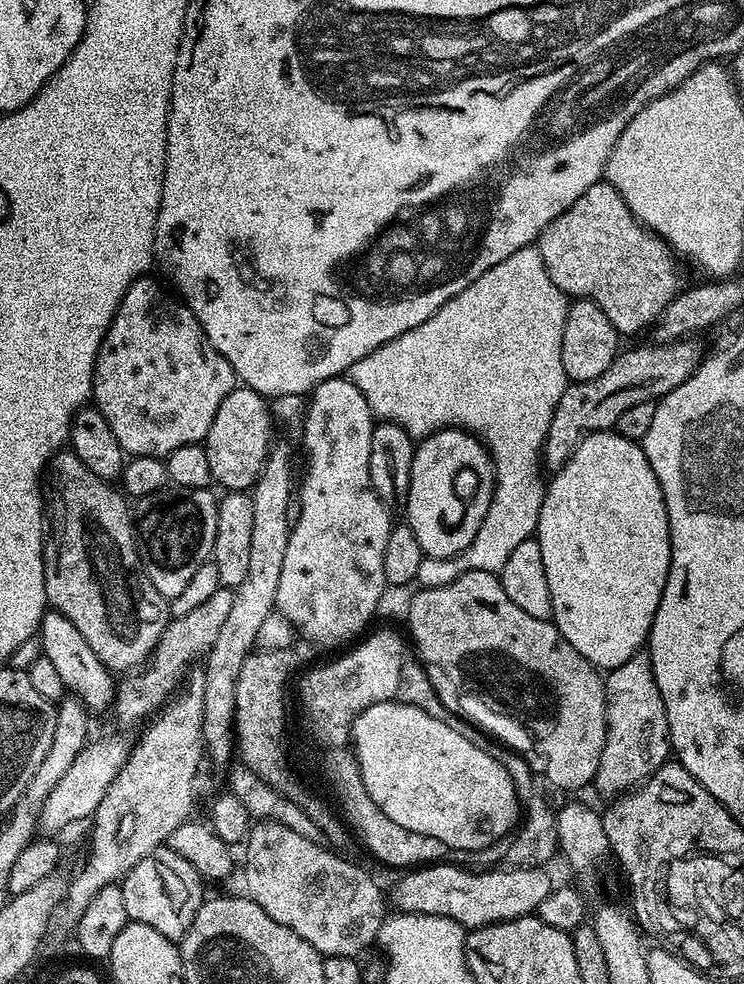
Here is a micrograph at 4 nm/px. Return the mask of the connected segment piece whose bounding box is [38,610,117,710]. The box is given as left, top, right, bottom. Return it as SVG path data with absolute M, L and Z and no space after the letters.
M55 610L45 611L44 621L40 623L38 635L40 645L44 647L43 655L50 658L50 662L54 662L65 689L72 691L73 688L76 691L73 693L89 710L113 707L117 681L110 669L100 661L98 654L94 654L94 650L90 650L90 646L86 646L86 638L82 638L82 634L78 634L78 629L75 628L74 622L70 622L70 618L66 618Z

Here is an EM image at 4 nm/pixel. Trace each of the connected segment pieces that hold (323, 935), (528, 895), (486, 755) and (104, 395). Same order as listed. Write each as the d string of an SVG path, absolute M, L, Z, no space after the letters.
M273 820L253 823L248 829L248 853L244 856L244 876L248 879L246 895L255 904L262 906L262 910L266 910L274 922L282 922L282 926L294 930L298 938L306 938L306 942L310 942L310 946L314 946L314 950L318 950L321 956L356 958L361 955L359 952L377 943L380 927L386 923L386 896L380 893L379 886L372 881L366 869L343 860L338 853L331 852L336 850L323 846L328 847L310 838L302 838L302 834L294 834L294 830Z
M441 862L419 870L408 870L396 884L390 900L404 914L445 916L457 920L465 929L484 928L502 921L517 920L518 917L535 913L538 905L552 889L552 882L542 868L518 870L488 870L492 872L467 872L464 868L447 868Z
M391 699L362 710L352 724L351 743L356 747L356 765L360 767L366 794L370 794L390 822L398 822L398 826L416 836L438 838L449 850L483 853L521 823L522 797L517 794L510 774L492 757L491 751L480 748L484 746L475 740L462 738L458 730L450 730L446 722L430 718L418 706Z
M145 274L128 287L106 330L106 338L102 338L102 346L98 350L94 362L91 403L102 414L102 418L106 418L106 422L110 422L110 430L114 430L114 438L118 438L118 442L124 447L124 451L129 457L167 458L174 450L178 450L178 446L190 446L203 441L210 430L210 422L214 422L214 414L218 414L218 406L222 406L222 398L226 398L226 394L230 394L233 388L237 387L238 381L230 362L226 362L226 358L222 358L222 354L218 354L218 350L214 350L214 346L210 346L198 318L194 318L194 314L188 309L188 305L184 303L183 299L177 298L171 291L168 293L158 281L151 280L150 277L151 275Z

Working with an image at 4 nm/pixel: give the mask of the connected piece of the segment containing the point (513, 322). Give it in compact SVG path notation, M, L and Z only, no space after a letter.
M539 247L514 250L498 266L490 266L486 274L470 282L466 290L447 300L426 322L414 326L414 330L406 330L406 334L378 346L378 350L352 364L350 379L362 392L362 398L366 398L373 417L393 420L414 438L423 438L440 428L463 428L477 436L492 457L496 485L488 513L476 535L476 561L471 560L471 555L461 554L445 556L448 564L418 566L415 583L420 588L446 586L464 572L471 572L473 567L498 574L515 547L535 537L544 501L545 485L542 480L540 484L540 472L546 430L550 430L550 418L554 418L558 398L562 398L570 383L566 370L562 370L562 329L566 326L569 303L569 297L546 274Z

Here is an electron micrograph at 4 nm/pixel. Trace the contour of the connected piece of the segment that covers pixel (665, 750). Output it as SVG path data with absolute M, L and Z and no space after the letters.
M641 650L622 662L622 666L611 669L604 681L604 693L608 733L602 746L594 788L607 798L616 798L643 784L669 759L668 719L647 651Z

